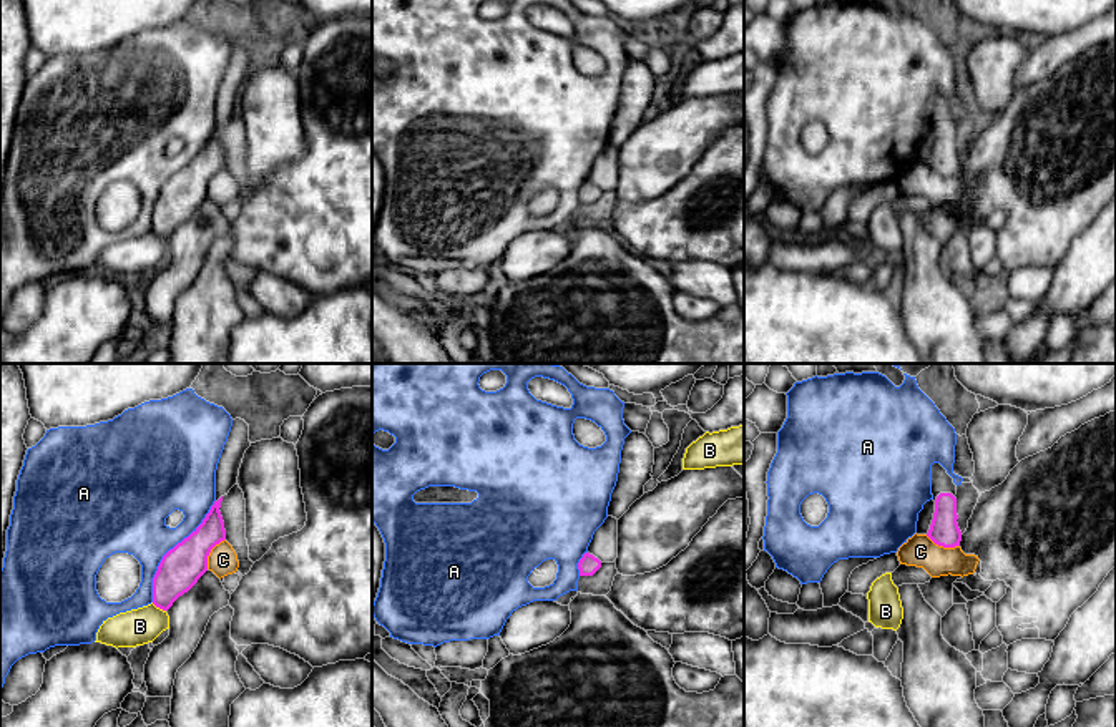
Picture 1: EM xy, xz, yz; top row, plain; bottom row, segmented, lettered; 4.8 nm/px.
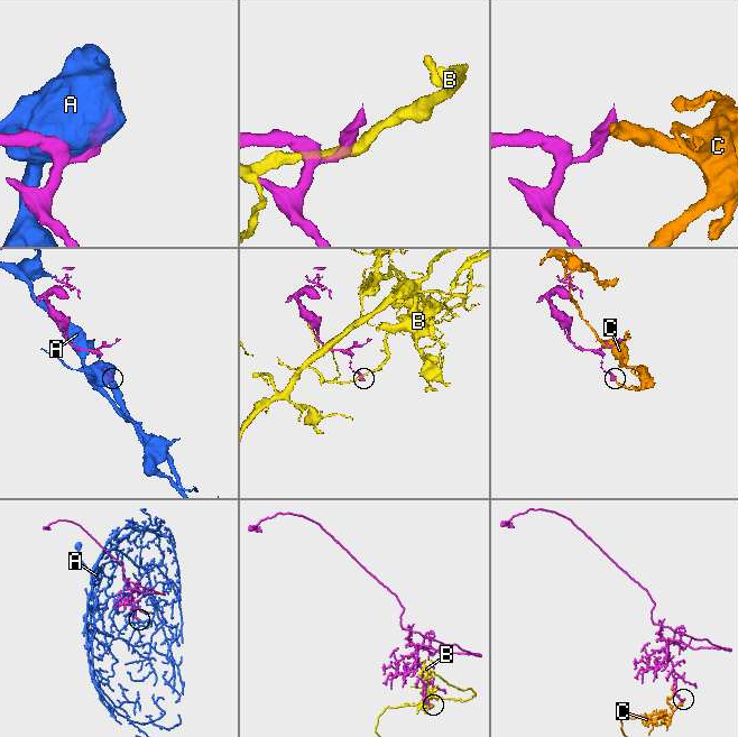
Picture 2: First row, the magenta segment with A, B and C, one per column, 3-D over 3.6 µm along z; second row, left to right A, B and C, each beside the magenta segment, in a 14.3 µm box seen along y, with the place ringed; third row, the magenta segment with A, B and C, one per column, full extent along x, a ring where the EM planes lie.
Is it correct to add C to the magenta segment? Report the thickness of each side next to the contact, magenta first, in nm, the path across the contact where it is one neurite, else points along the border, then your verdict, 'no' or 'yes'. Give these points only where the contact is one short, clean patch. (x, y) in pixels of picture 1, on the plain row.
200 nm thick on the magenta side, 140 nm on the other; border along xy (225, 166), (211, 178), (206, 196); no

